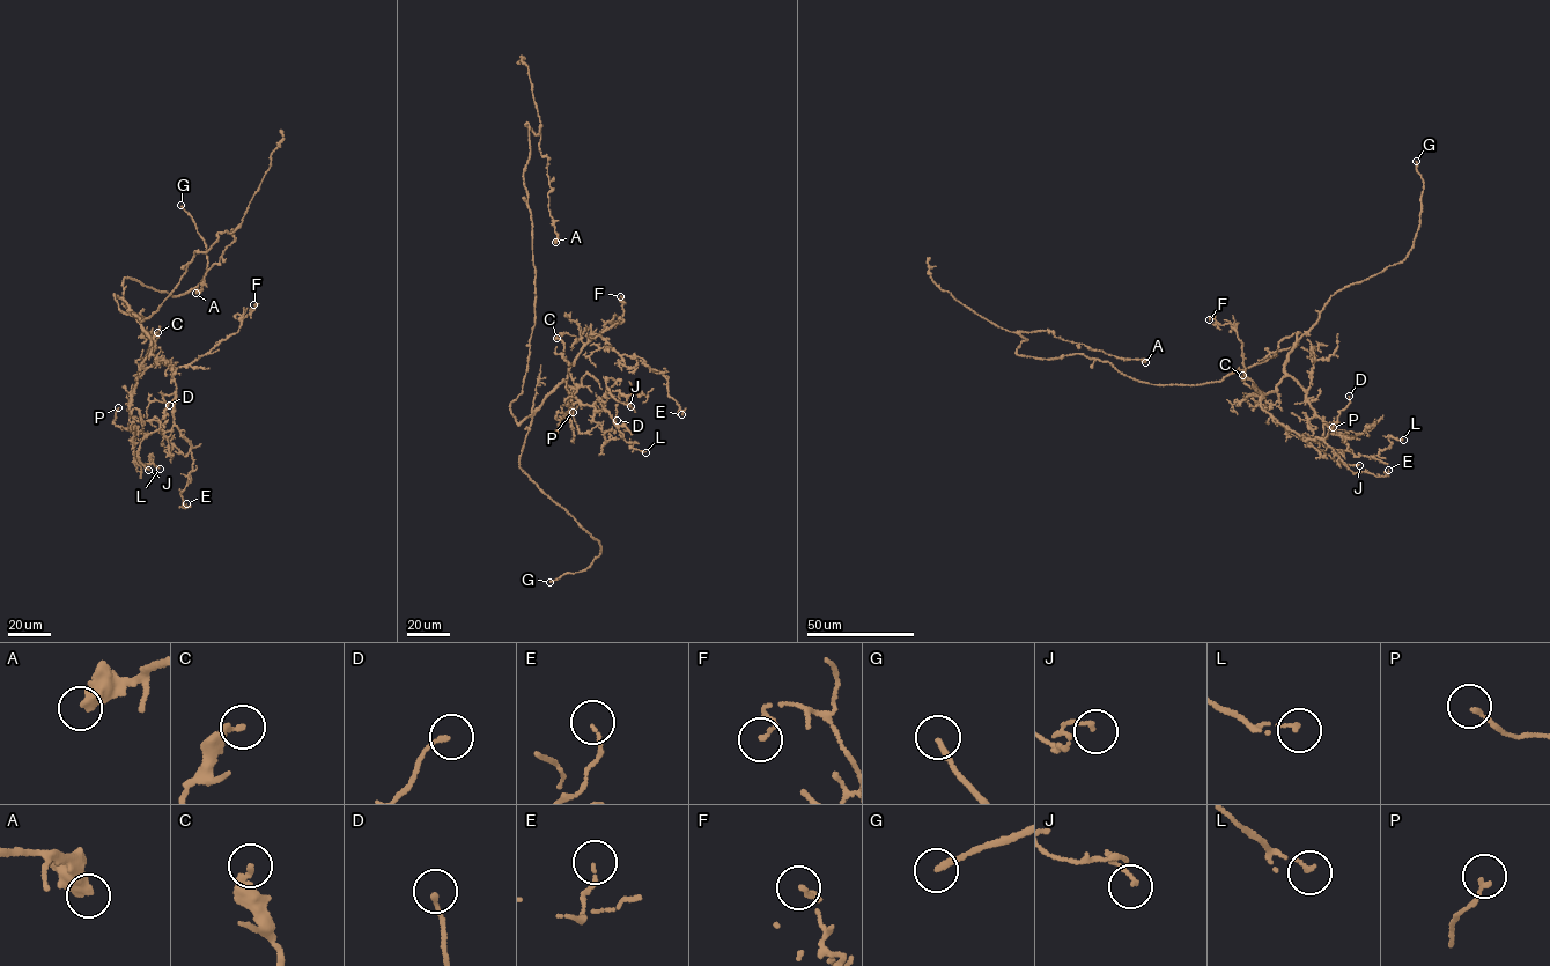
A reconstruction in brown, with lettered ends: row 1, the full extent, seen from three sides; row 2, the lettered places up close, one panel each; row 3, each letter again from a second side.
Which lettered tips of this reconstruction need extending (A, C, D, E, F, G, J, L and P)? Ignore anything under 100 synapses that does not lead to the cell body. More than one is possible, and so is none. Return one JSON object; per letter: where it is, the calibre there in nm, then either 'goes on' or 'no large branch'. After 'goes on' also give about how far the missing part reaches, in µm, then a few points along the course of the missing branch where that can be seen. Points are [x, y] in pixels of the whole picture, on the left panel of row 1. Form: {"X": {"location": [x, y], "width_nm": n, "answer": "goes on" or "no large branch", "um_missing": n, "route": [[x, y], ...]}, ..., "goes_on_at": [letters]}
{"A": {"location": [196, 293], "width_nm": 550, "answer": "no large branch"}, "C": {"location": [157, 332], "width_nm": 240, "answer": "no large branch"}, "D": {"location": [169, 405], "width_nm": 150, "answer": "no large branch"}, "E": {"location": [186, 503], "width_nm": 80, "answer": "no large branch"}, "F": {"location": [253, 304], "width_nm": 120, "answer": "no large branch"}, "G": {"location": [181, 205], "width_nm": 190, "answer": "goes on", "um_missing": 30, "route": [[181, 205], [161, 174], [145, 168]]}, "J": {"location": [148, 470], "width_nm": 100, "answer": "no large branch"}, "L": {"location": [160, 469], "width_nm": 130, "answer": "no large branch"}, "P": {"location": [118, 407], "width_nm": 150, "answer": "no large branch"}, "goes_on_at": ["G"]}

